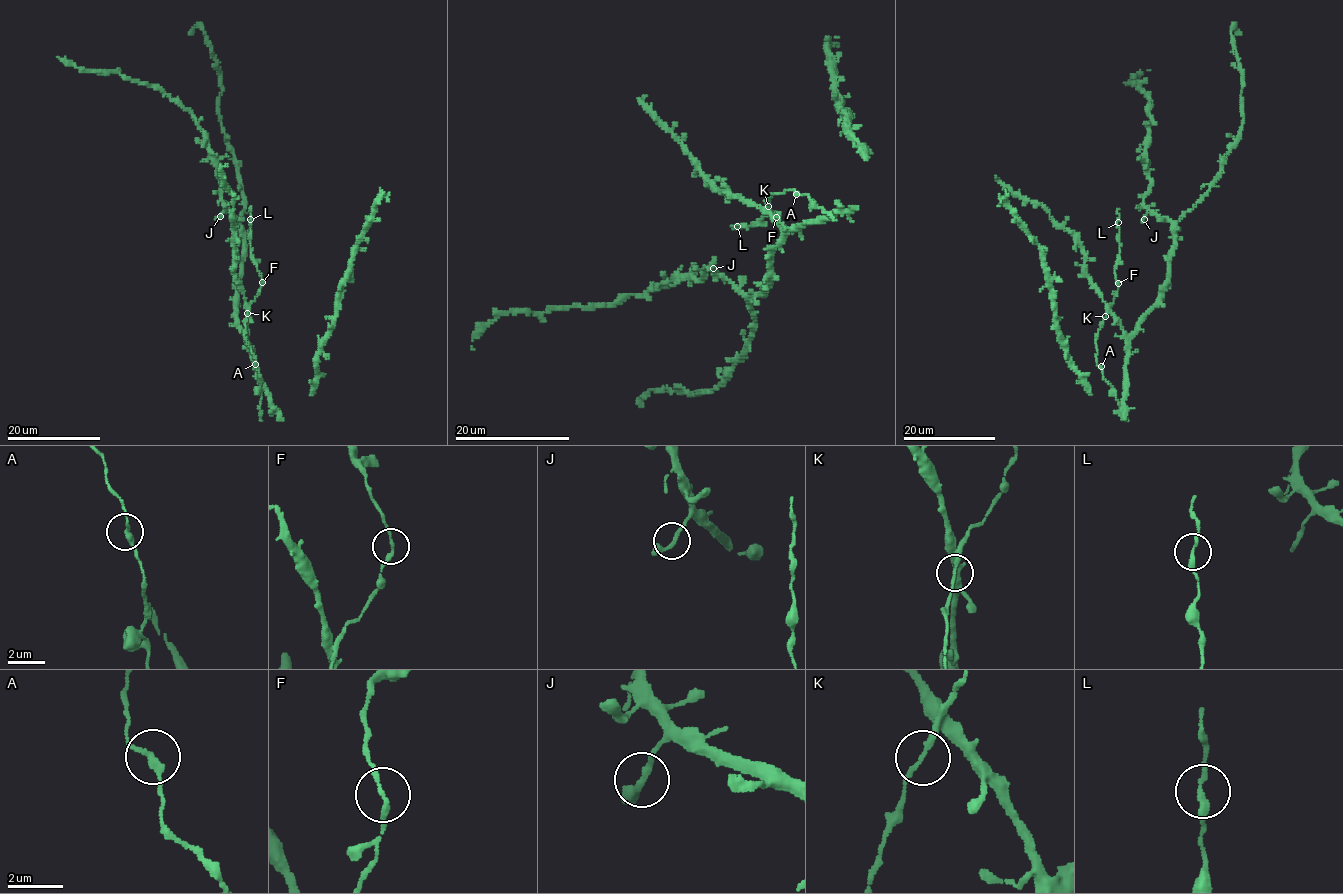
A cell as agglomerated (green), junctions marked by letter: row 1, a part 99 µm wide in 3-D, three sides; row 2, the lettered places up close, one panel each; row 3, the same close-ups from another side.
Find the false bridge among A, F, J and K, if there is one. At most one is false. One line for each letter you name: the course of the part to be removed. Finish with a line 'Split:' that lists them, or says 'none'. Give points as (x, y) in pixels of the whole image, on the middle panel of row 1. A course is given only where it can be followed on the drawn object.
Split: none

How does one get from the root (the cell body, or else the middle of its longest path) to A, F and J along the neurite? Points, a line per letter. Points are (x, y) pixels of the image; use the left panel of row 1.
A: (237, 317), (245, 334), (248, 310), (244, 339), (255, 364)
F: (237, 317), (245, 334), (247, 306), (254, 299), (262, 282)
J: (237, 317), (235, 305), (240, 281), (244, 231), (229, 212), (225, 211), (220, 216)

